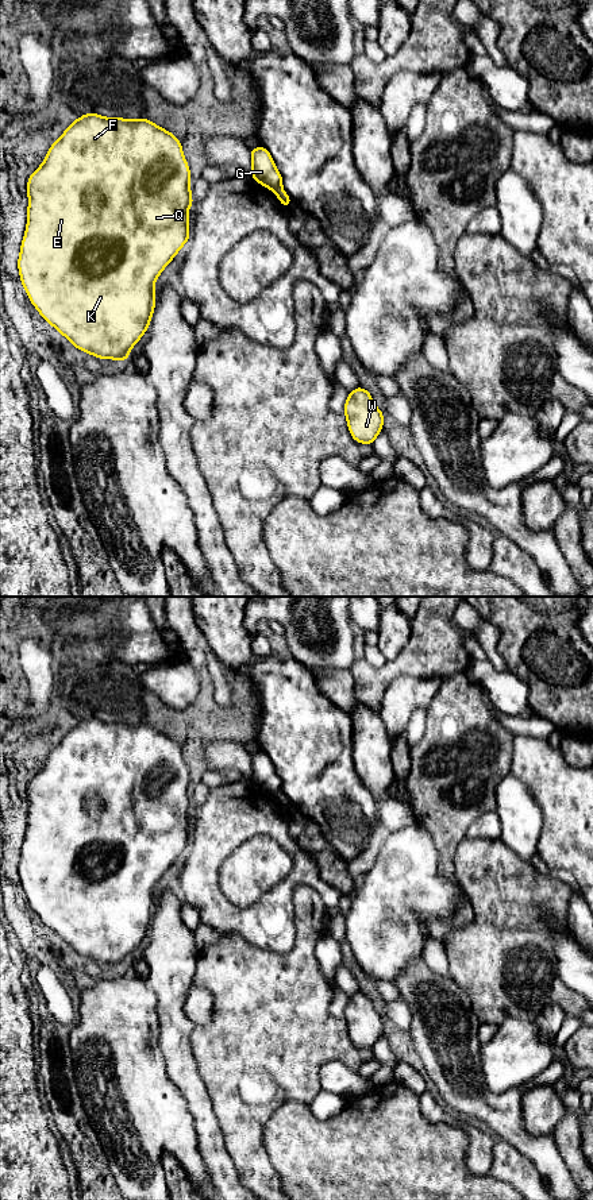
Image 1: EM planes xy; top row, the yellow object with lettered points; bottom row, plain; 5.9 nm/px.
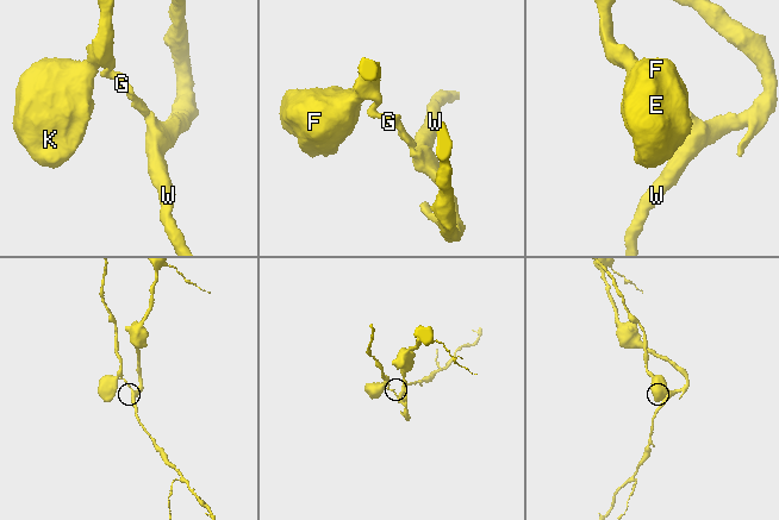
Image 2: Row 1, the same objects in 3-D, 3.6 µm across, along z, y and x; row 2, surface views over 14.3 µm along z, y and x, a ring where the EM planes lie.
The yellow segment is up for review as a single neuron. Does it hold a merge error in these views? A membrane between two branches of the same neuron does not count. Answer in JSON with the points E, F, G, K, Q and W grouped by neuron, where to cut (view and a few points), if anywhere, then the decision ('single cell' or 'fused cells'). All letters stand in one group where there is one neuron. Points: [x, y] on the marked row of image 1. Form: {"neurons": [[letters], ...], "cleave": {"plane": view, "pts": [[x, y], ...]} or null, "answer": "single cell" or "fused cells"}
{"neurons": [["E", "F", "G", "K", "Q"], ["W"]], "cleave": {"plane": "xy", "pts": [[281, 186], [273, 191]]}, "answer": "fused cells"}

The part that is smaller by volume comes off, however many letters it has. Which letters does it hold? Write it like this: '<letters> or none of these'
E, F, G, K, Q

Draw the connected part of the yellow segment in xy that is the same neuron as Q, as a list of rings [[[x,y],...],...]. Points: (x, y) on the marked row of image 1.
[[[92,112],[76,119],[65,130],[61,138],[49,148],[43,163],[30,175],[27,182],[27,227],[18,261],[20,282],[41,316],[76,348],[99,359],[127,360],[131,348],[147,331],[155,308],[155,279],[190,236],[188,211],[193,205],[193,200],[189,177],[190,169],[182,154],[182,146],[173,134],[149,119],[109,119]]]

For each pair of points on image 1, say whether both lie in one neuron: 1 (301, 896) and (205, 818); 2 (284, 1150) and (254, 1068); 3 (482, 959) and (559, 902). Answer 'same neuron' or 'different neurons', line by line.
1: different neurons
2: different neurons
3: same neuron

